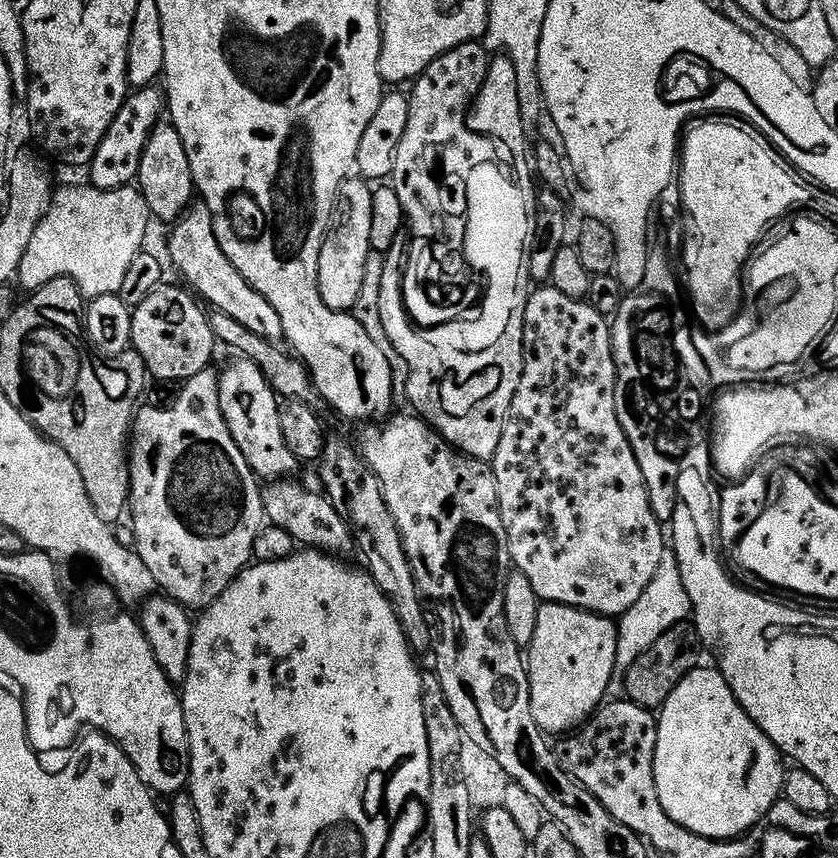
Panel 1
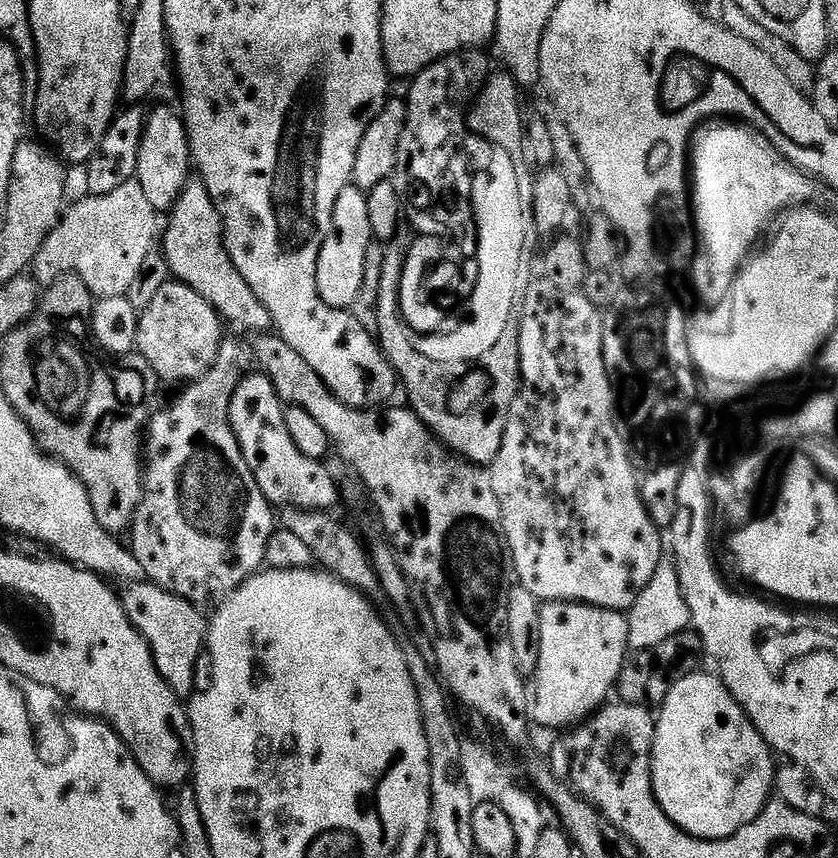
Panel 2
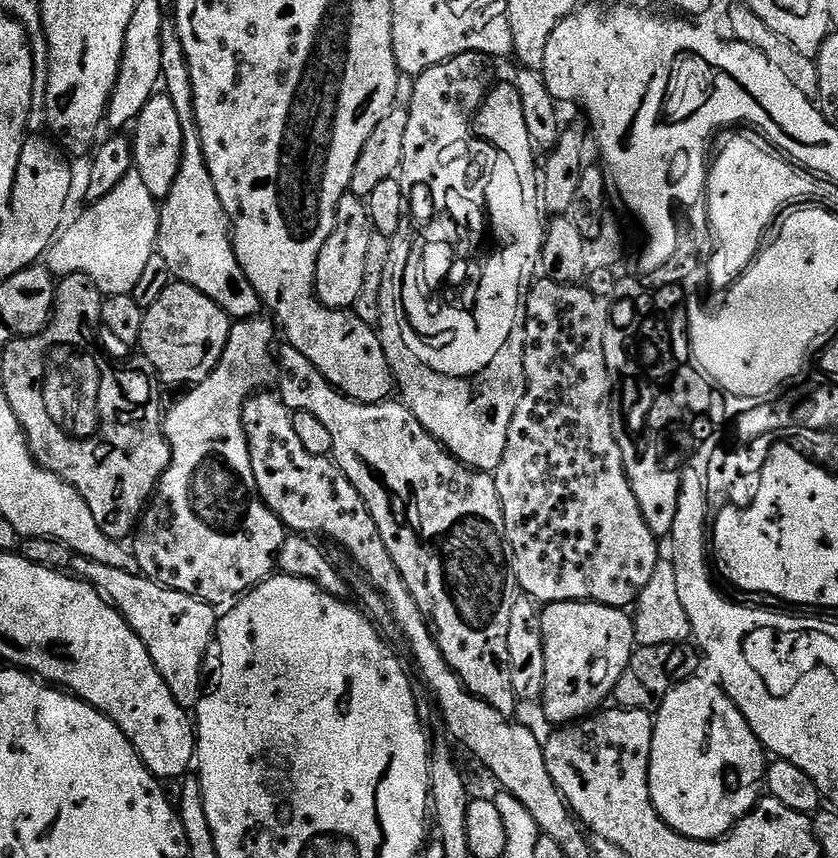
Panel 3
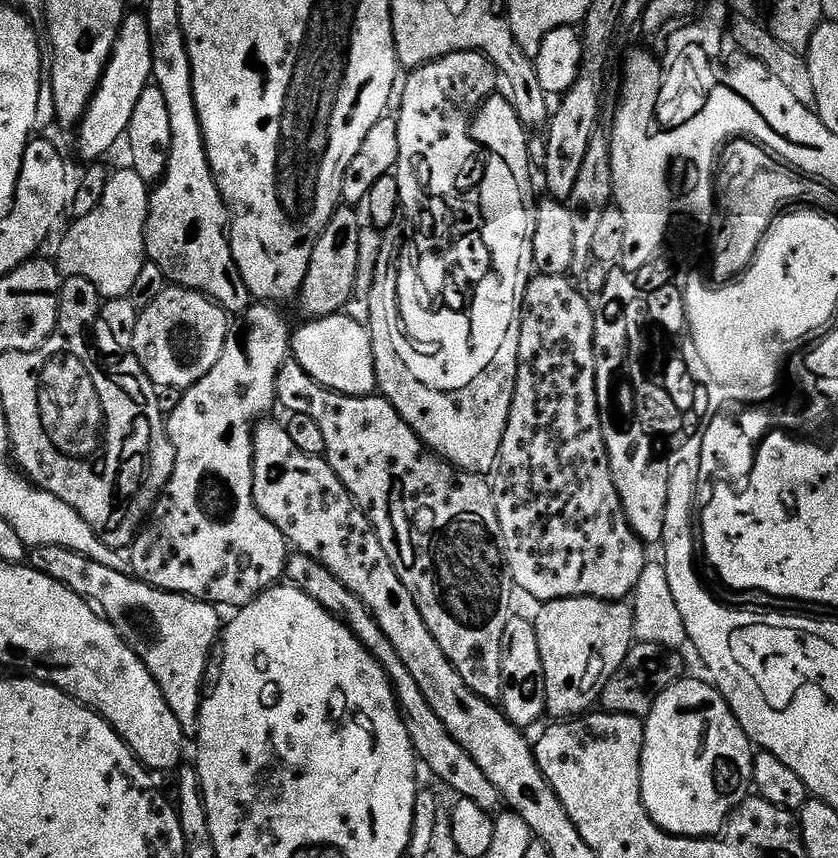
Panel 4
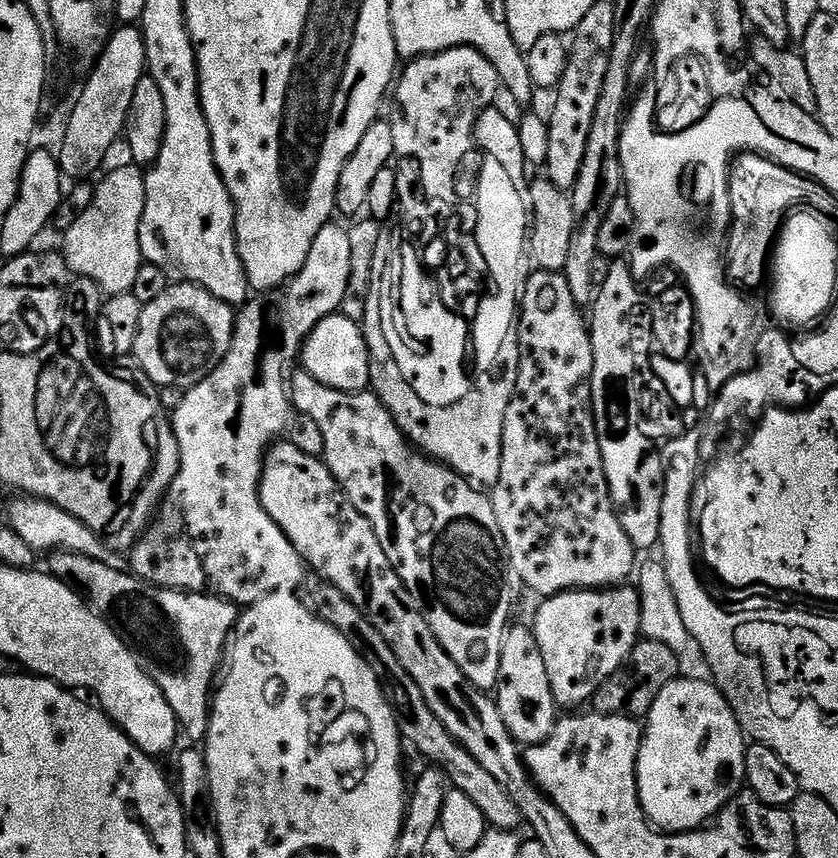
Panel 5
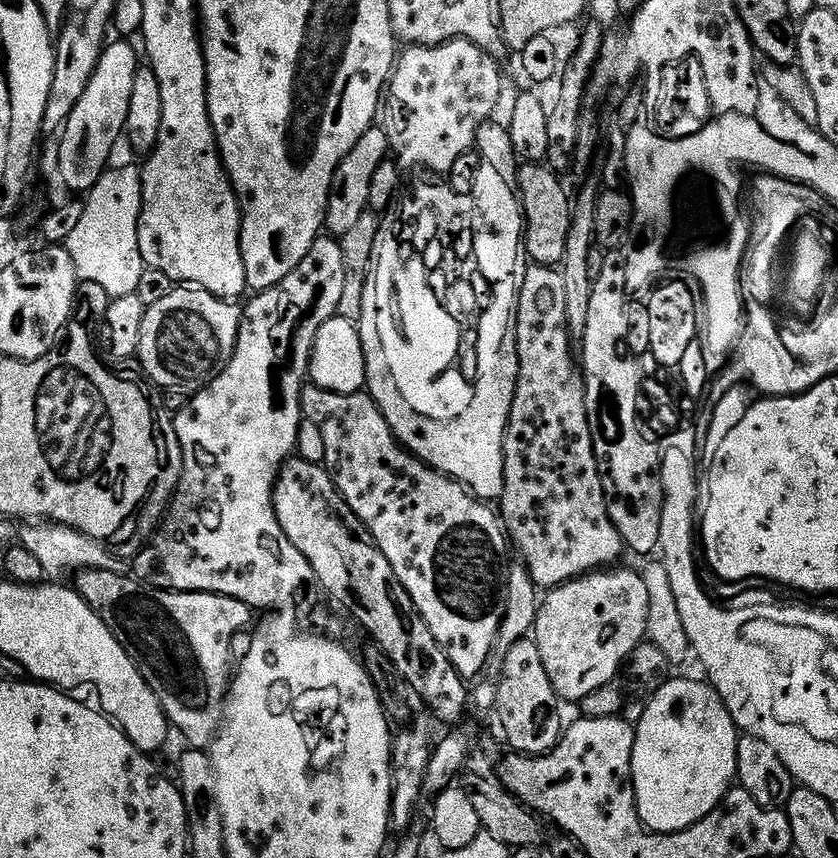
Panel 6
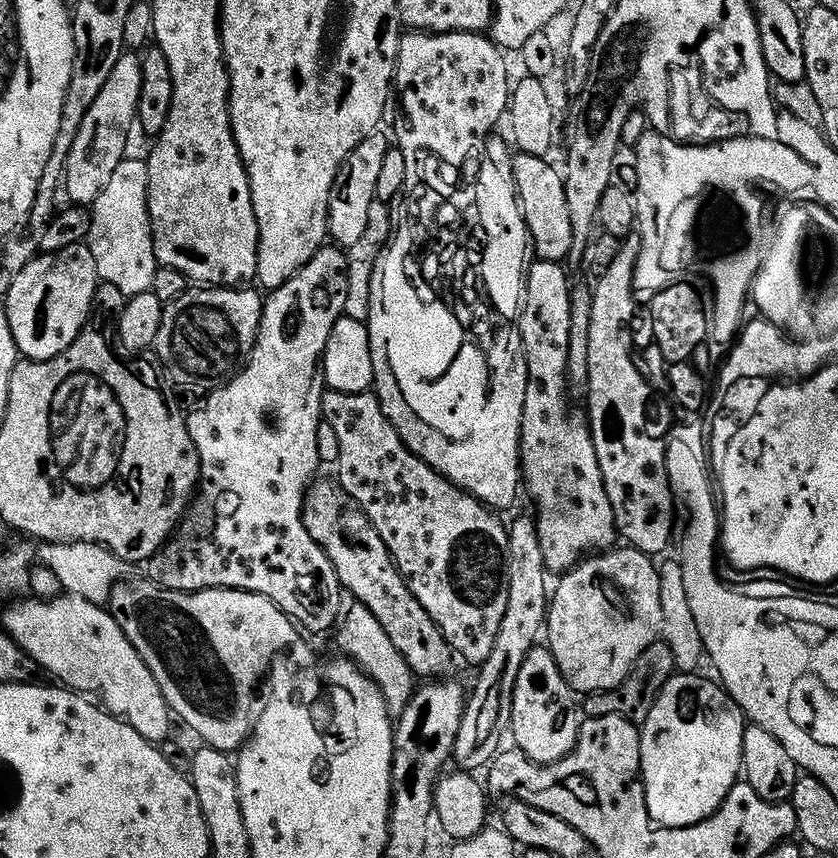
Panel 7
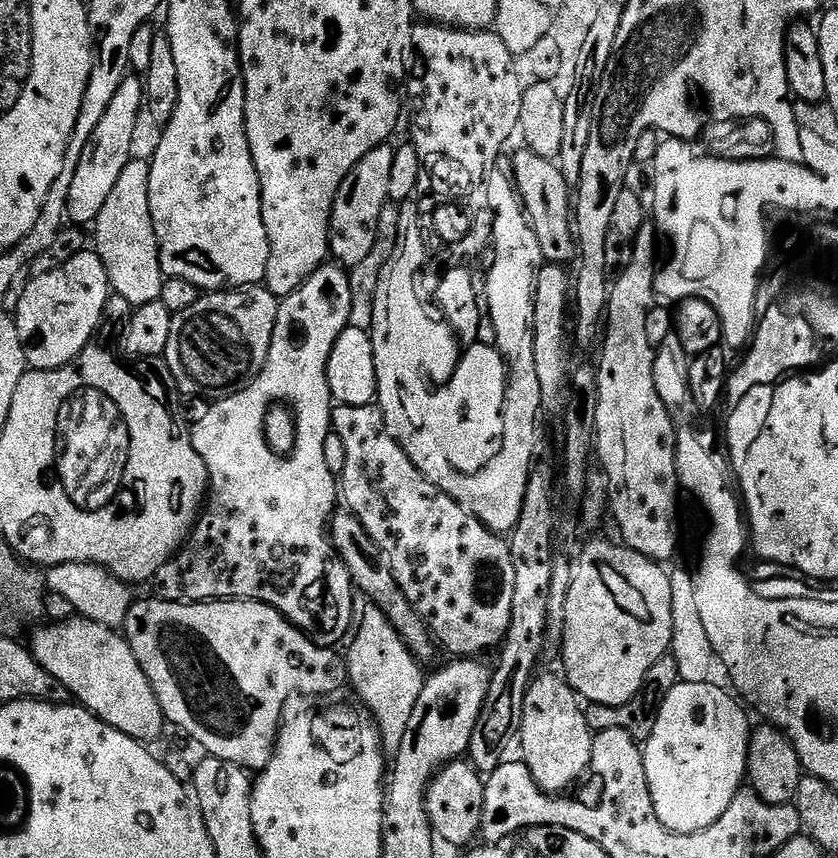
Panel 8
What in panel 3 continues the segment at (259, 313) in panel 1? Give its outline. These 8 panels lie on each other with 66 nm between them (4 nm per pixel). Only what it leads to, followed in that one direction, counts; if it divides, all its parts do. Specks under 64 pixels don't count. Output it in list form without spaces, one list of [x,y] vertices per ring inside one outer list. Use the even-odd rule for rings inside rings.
[[[192,126],[184,128],[184,156],[180,159],[180,169],[158,208],[156,246],[158,254],[166,262],[169,277],[175,278],[181,284],[189,284],[191,288],[197,288],[199,292],[206,294],[206,298],[213,300],[233,321],[253,319],[259,313],[256,311],[261,311],[260,295],[252,289],[244,276],[244,271],[236,261],[228,218],[224,215],[222,204],[208,174],[208,167],[200,150],[200,135]]]

